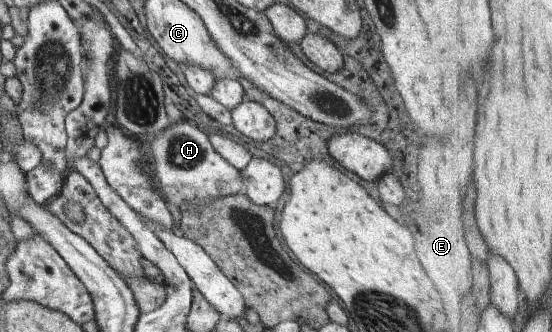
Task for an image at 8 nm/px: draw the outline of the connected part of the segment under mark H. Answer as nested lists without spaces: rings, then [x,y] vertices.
[[[186,119],[169,124],[164,131],[156,133],[148,154],[154,181],[165,201],[180,207],[182,203],[195,200],[206,202],[206,198],[218,199],[243,192],[241,170],[228,163],[210,143],[209,137]]]

